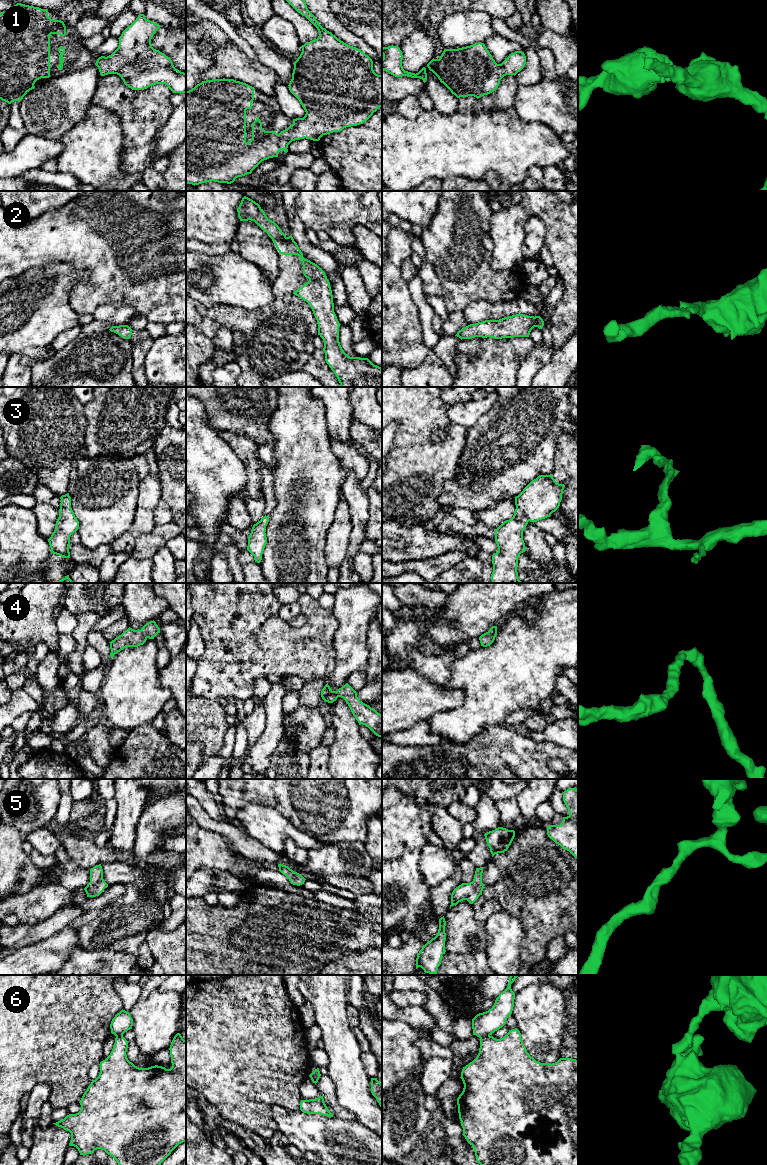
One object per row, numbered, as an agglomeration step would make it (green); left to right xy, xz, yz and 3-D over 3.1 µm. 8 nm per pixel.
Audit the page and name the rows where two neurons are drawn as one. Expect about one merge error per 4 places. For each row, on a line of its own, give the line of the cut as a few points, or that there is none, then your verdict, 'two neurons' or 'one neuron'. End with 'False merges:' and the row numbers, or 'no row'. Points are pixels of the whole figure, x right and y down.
1: cut none; one neuron
2: cut none; one neuron
3: cut none; one neuron
4: cut none; one neuron
5: cut none; one neuron
6: cut yz (489, 1035), (484, 1035), (480, 1038); two neurons
False merges: 6

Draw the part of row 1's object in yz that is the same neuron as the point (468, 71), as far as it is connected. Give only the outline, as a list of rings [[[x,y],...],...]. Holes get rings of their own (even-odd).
[[[478,42],[458,49],[444,49],[439,59],[432,59],[427,67],[457,98],[481,96],[494,92],[506,75],[516,75],[526,64],[522,51],[511,53],[501,64],[497,64],[484,43]]]

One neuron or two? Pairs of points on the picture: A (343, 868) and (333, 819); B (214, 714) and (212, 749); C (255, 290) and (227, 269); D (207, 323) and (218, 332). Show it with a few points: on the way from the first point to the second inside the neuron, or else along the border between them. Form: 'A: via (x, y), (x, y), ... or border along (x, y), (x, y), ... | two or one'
A: border along (335, 842), (362, 843) | two
B: via (214, 723), (212, 740) | one
C: via (248, 288), (234, 275) | one
D: via (210, 326), (215, 331) | one

